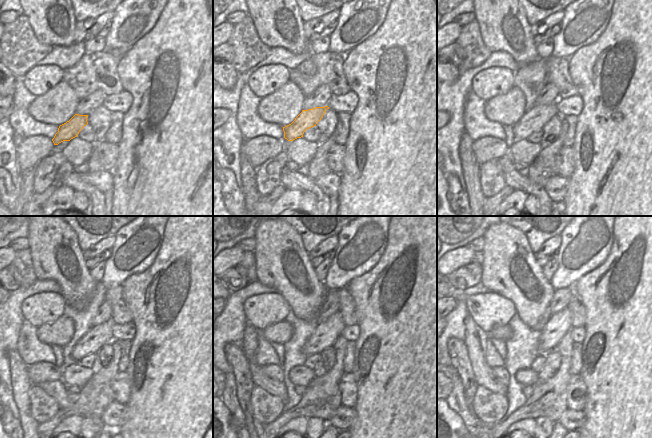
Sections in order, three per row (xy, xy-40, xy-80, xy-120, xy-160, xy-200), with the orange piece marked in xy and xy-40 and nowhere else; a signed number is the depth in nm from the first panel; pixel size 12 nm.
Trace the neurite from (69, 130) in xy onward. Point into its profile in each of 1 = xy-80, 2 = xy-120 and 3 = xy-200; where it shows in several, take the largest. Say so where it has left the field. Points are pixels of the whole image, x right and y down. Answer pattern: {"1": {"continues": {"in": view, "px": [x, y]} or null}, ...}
{"1": {"continues": {"in": "xy-80", "px": [533, 120]}}, "2": {"continues": {"in": "xy-120", "px": [97, 336]}}, "3": {"continues": {"in": "xy-200", "px": [559, 324]}}}

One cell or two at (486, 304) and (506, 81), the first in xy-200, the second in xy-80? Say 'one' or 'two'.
one

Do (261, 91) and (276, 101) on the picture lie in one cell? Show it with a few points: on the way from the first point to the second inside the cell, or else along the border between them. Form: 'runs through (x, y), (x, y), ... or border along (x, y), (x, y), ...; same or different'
border along (287, 82), (261, 98); different

